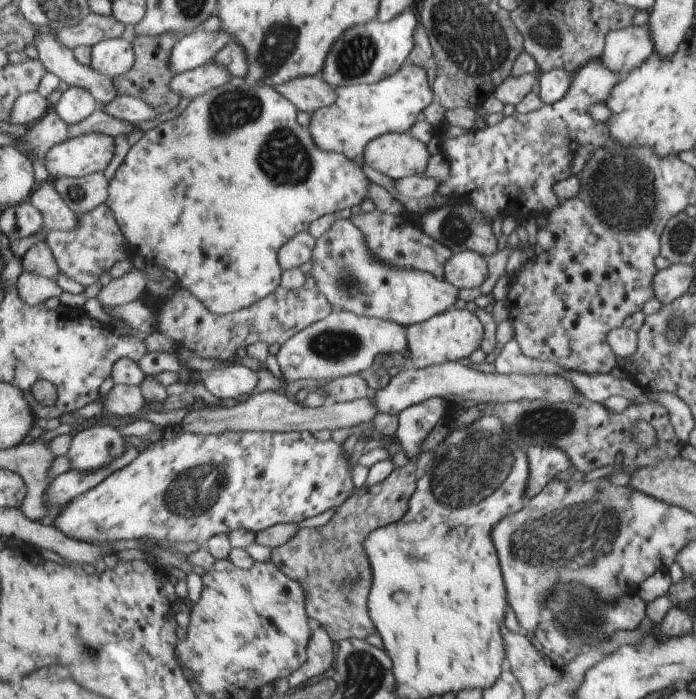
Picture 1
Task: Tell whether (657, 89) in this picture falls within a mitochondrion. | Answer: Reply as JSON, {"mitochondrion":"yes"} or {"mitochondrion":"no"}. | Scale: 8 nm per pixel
{"mitochondrion":"no"}

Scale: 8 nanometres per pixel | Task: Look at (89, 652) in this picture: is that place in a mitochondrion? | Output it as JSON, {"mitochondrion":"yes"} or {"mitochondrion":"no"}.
{"mitochondrion":"yes"}

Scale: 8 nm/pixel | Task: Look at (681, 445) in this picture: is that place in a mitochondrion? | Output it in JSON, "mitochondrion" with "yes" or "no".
{"mitochondrion":"no"}

